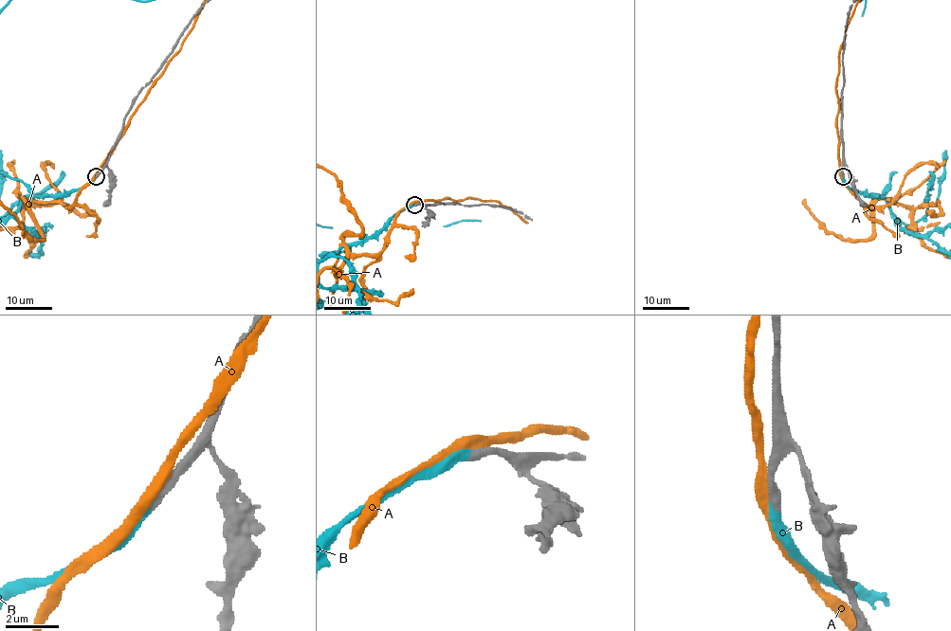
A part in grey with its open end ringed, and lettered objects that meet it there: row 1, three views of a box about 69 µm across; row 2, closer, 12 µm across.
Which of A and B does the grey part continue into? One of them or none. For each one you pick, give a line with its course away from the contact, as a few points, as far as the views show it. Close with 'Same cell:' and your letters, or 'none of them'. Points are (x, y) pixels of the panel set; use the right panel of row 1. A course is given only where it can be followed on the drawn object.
Same cell: B

